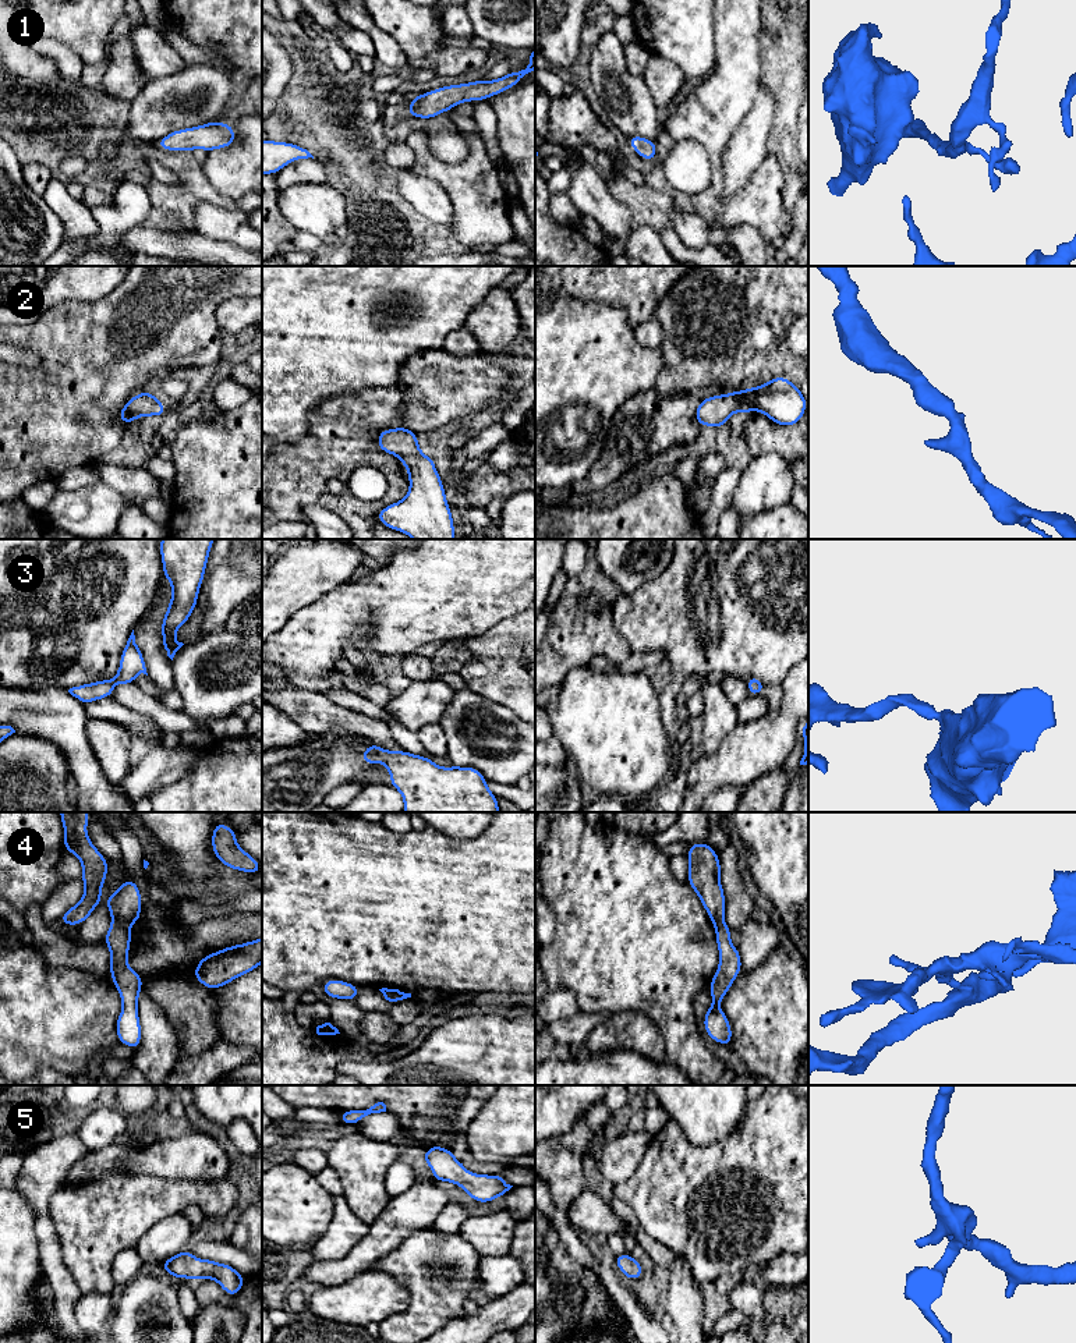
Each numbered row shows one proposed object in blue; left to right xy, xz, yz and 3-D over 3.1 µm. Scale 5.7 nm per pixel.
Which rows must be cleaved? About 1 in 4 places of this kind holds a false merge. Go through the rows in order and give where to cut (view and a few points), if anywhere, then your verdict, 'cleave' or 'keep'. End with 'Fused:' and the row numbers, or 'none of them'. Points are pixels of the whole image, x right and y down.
1: no cut; keep
2: no cut; keep
3: no cut; keep
4: cut in xy along (113, 920), (121, 921), (128, 927); cleave
5: no cut; keep
Fused: 4

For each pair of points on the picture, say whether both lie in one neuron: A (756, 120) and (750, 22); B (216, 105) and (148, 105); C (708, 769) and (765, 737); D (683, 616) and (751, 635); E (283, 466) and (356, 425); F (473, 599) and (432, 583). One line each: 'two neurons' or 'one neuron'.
A: two neurons
B: one neuron
C: one neuron
D: one neuron
E: one neuron
F: one neuron

